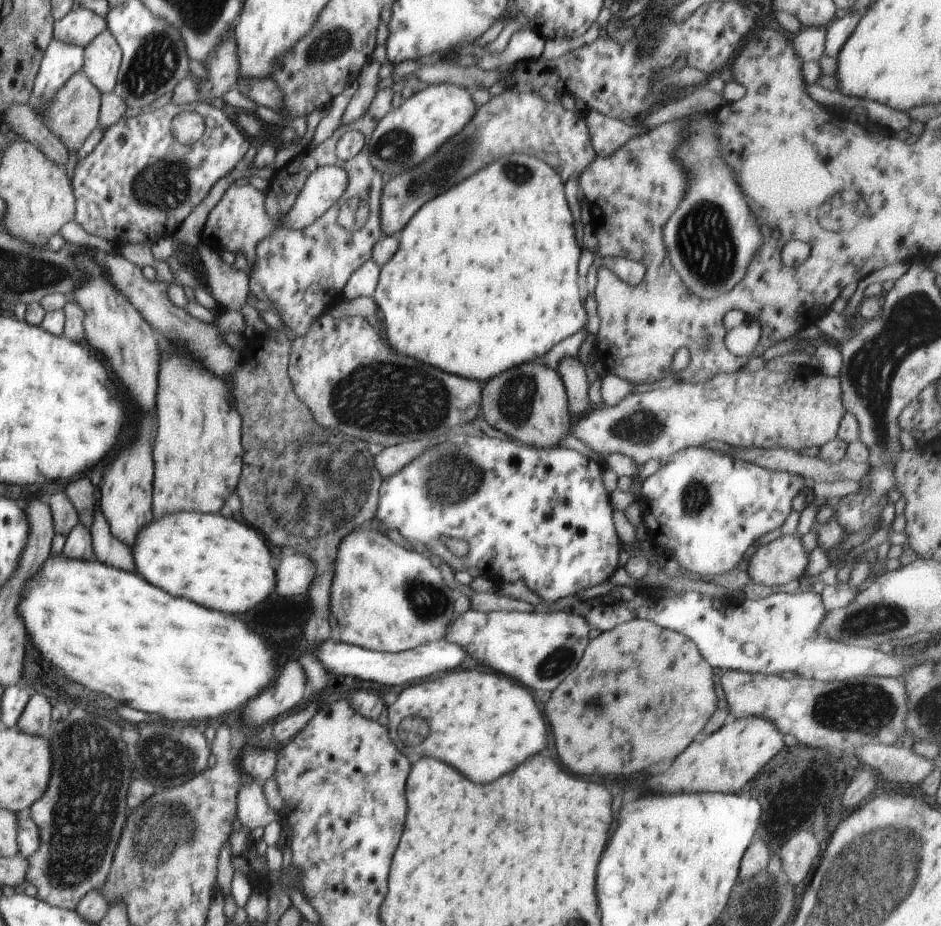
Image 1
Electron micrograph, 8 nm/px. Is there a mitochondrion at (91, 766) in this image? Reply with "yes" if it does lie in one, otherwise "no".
yes

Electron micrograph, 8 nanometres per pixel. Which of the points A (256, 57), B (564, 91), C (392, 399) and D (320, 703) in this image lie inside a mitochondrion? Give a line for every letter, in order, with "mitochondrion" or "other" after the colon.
A: other
B: other
C: mitochondrion
D: other

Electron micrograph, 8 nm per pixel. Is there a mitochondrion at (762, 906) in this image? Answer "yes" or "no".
yes

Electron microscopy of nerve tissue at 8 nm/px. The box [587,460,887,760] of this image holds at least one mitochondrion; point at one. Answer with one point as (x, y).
(695, 497)

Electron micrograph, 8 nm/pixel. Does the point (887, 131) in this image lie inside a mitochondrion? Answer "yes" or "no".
no

